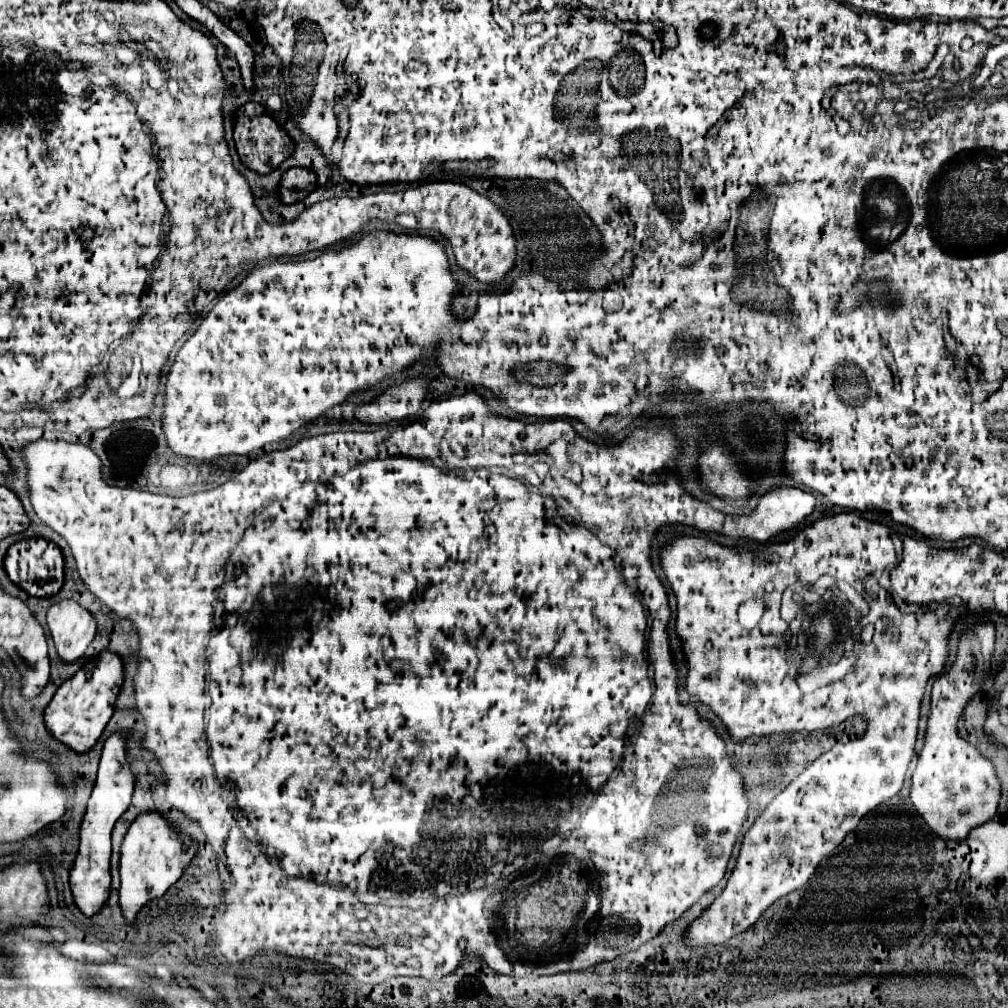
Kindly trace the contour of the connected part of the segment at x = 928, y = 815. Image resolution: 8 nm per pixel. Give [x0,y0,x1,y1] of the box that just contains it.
[911,623,1001,839]

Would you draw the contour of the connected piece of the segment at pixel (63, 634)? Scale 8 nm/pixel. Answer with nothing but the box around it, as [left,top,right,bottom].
[47,599,95,663]

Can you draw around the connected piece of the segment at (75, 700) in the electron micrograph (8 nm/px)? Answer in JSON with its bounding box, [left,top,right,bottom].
[43,651,123,753]

